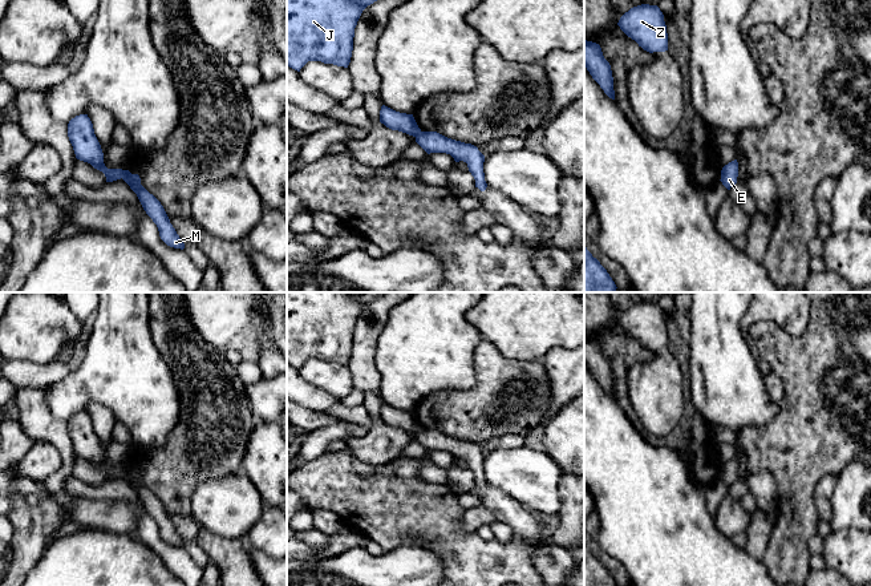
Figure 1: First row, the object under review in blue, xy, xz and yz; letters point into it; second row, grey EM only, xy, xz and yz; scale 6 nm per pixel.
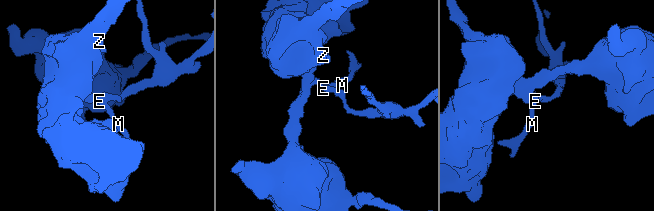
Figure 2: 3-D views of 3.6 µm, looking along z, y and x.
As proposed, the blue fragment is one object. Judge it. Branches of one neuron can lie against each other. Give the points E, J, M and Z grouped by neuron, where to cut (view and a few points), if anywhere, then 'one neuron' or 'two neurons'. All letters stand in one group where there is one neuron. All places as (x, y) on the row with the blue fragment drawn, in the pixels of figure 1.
E M / J Z; cut in xy along (121, 170), (122, 177); two neurons

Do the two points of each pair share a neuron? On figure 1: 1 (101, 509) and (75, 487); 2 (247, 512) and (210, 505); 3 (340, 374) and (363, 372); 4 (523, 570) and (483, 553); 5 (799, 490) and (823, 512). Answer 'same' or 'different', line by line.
1: different
2: same
3: different
4: same
5: different

